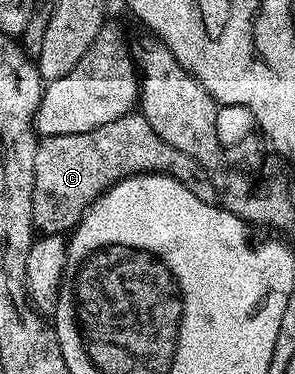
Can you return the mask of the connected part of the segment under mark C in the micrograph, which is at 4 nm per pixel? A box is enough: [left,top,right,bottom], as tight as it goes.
[31,114,219,234]

